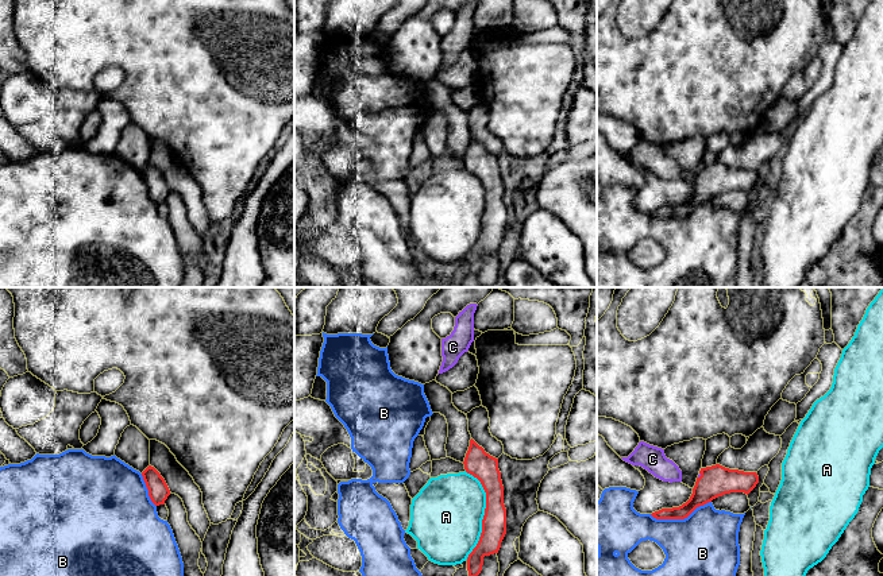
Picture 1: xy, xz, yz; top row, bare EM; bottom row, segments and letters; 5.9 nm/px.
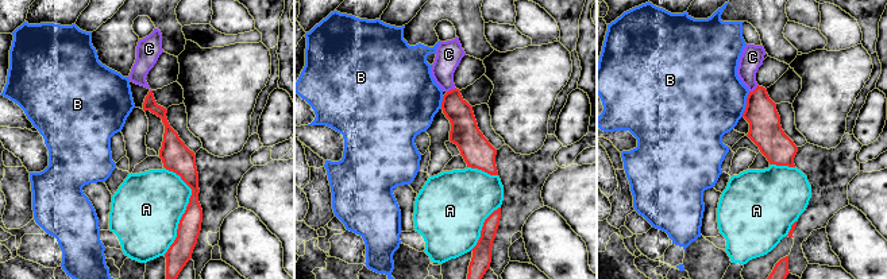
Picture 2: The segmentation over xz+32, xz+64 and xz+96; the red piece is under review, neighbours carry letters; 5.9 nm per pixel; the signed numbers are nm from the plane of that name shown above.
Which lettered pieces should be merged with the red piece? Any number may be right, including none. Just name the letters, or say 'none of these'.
none of these

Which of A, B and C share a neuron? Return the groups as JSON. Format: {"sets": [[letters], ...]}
{"sets": [["A"], ["B"], ["C"]]}

